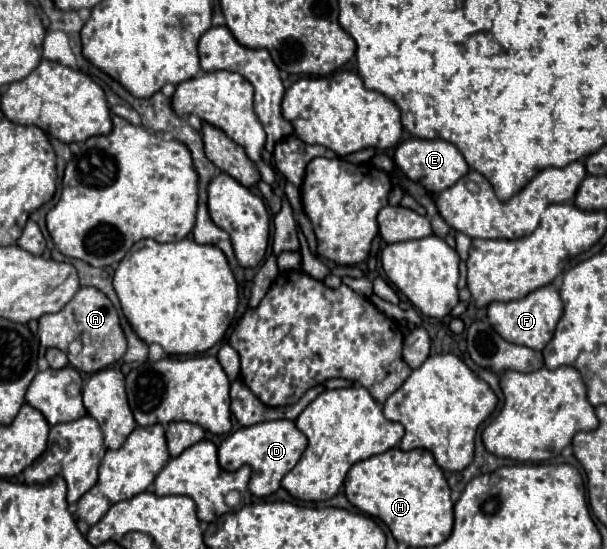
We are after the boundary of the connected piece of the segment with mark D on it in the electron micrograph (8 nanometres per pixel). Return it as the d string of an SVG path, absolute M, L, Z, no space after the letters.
M272 420L272 422L260 422L248 428L240 428L234 434L230 434L218 448L218 462L226 472L234 472L240 466L248 464L252 468L252 480L248 484L248 490L254 496L268 496L280 488L280 480L286 472L290 472L296 462L300 460L304 448L306 448L306 436L296 428L290 420Z

